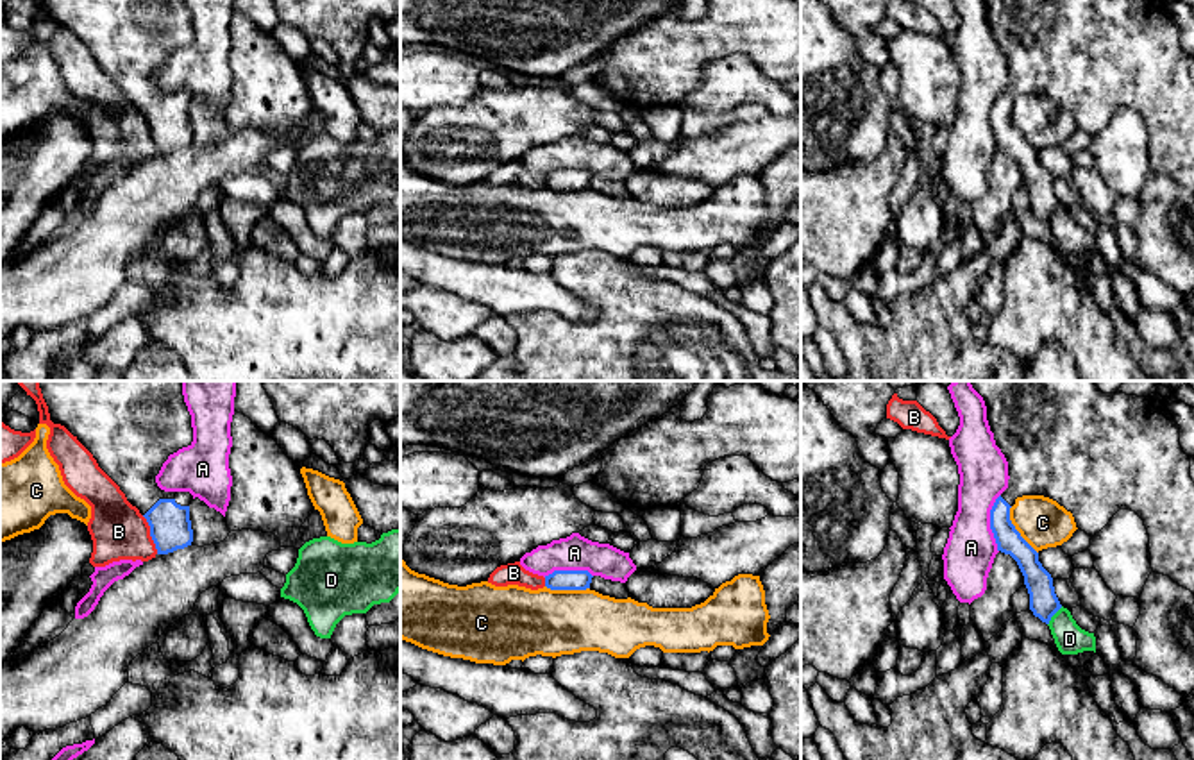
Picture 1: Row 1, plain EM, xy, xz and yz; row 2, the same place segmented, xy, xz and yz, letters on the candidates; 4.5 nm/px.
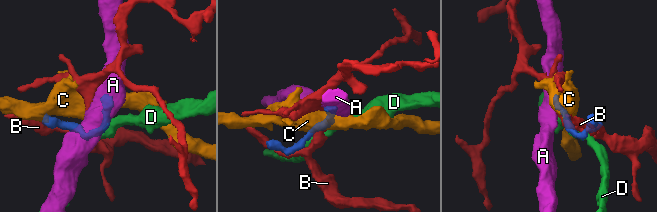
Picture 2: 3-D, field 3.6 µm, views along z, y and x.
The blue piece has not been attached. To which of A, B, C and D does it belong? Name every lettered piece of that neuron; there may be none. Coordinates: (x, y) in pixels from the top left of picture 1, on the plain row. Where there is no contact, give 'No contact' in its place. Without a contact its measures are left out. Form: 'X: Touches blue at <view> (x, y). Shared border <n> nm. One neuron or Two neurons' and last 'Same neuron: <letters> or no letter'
A: Touches blue at yz (991, 122). Shared border 260 nm. Two neurons
B: Touches blue at xy (151, 135). Shared border 190 nm. Two neurons
C: Touches blue at yz (1016, 129). Shared border 240 nm. Two neurons
D: Touches blue at yz (1053, 213). Shared border 110 nm. Two neurons
Same neuron: no letter

